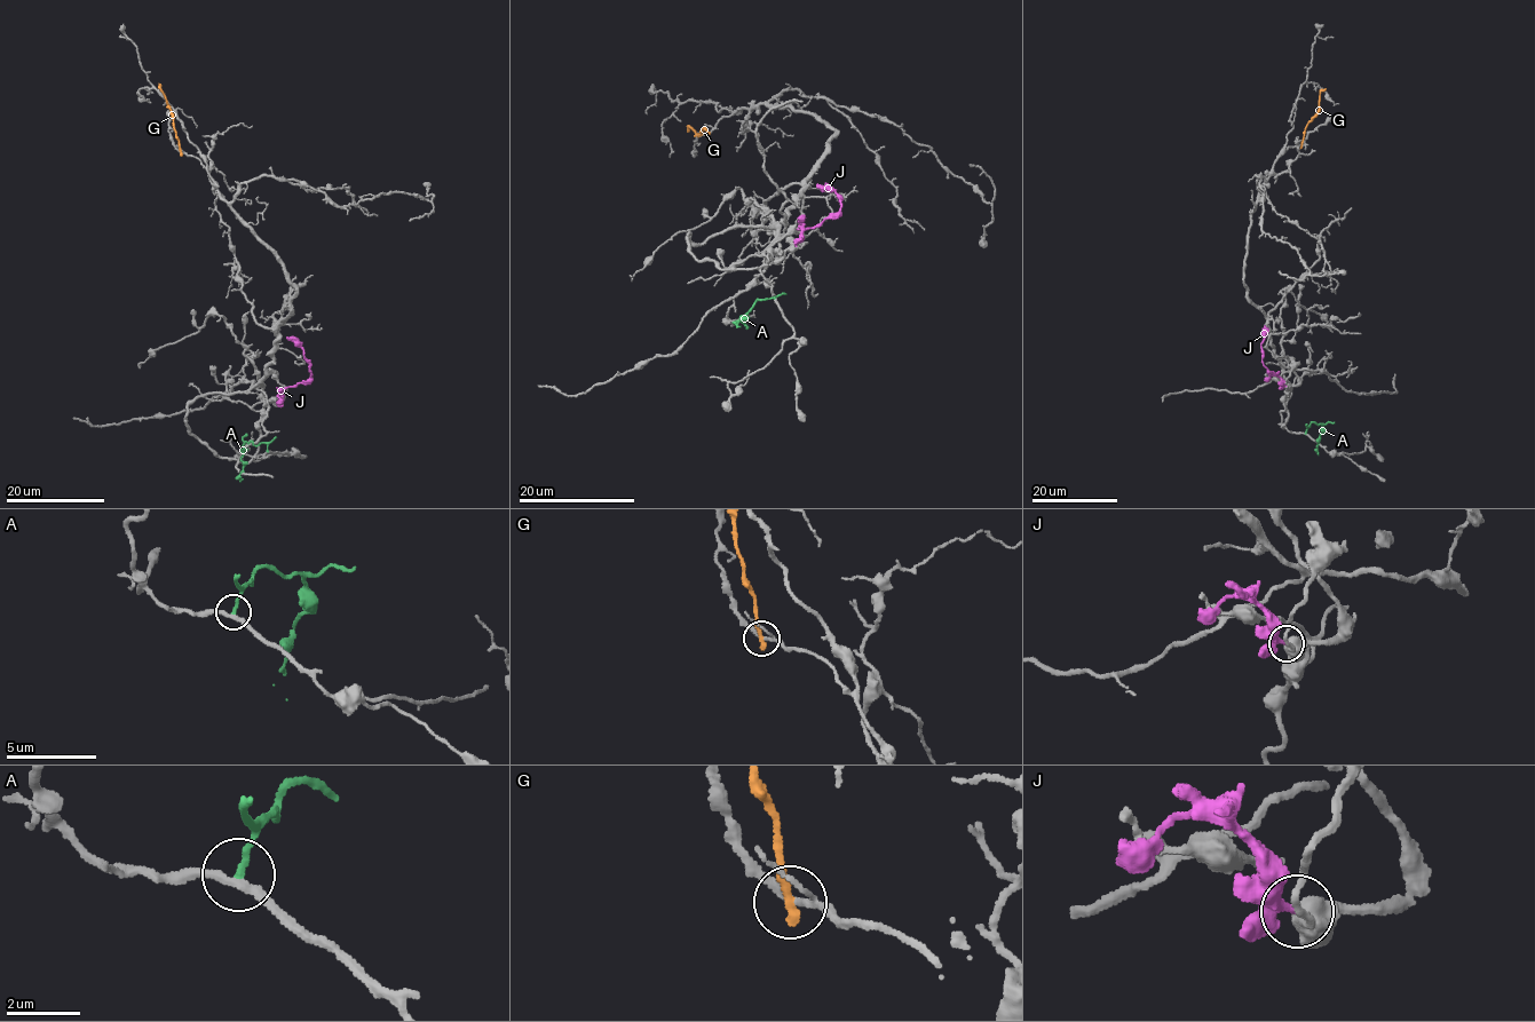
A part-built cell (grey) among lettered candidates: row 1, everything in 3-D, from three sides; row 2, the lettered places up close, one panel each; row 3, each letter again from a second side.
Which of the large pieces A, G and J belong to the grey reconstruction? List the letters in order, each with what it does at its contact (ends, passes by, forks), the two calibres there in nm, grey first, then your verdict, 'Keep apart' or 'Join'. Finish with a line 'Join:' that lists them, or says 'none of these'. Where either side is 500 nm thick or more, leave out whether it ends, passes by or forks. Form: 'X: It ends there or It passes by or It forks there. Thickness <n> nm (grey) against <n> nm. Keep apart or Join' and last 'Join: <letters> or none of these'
A: It ends there. Thickness 260 nm (grey) against 200 nm. Keep apart
G: It ends there. Thickness 200 nm (grey) against 280 nm. Keep apart
J: It passes by. Thickness 460 nm (grey) against 320 nm. Keep apart
Join: none of these

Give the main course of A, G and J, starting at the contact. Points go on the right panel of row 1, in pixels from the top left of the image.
A: (1306, 433), (1312, 421), (1321, 425), (1319, 456)
G: (1302, 145), (1307, 123), (1319, 109), (1319, 95), (1326, 88)
J: (1286, 386), (1278, 373), (1264, 365), (1261, 342), (1265, 326)

